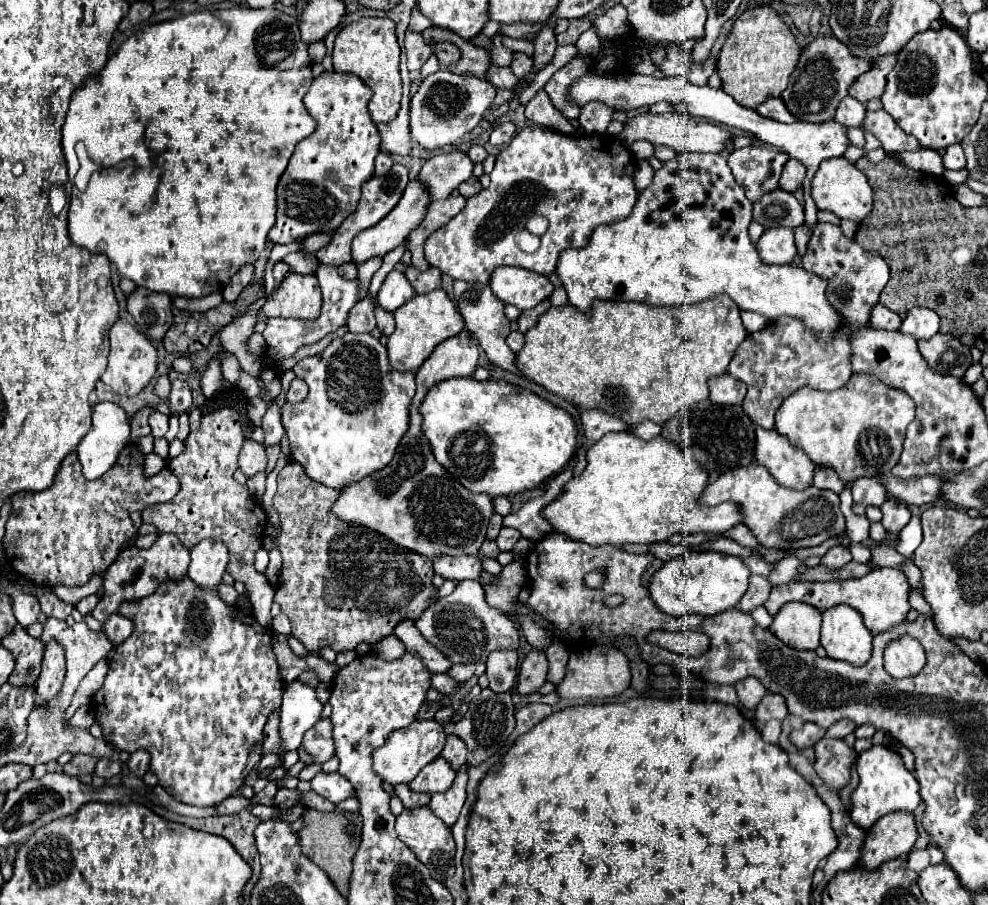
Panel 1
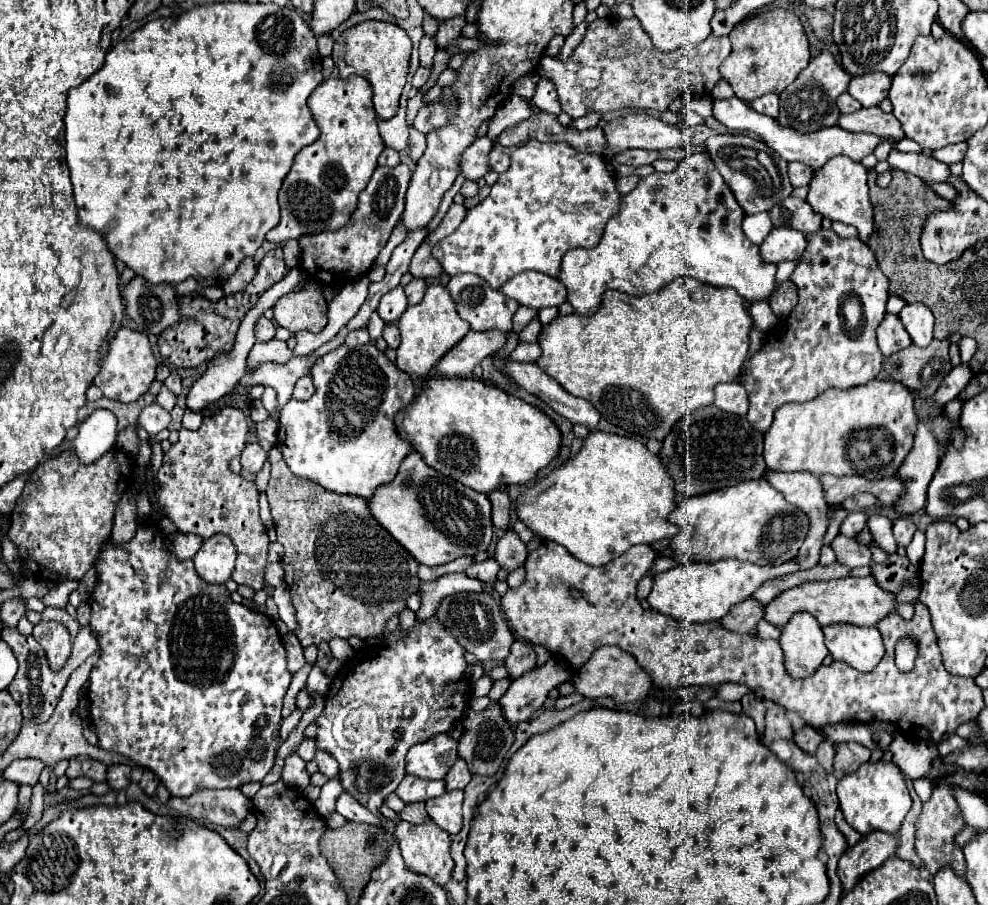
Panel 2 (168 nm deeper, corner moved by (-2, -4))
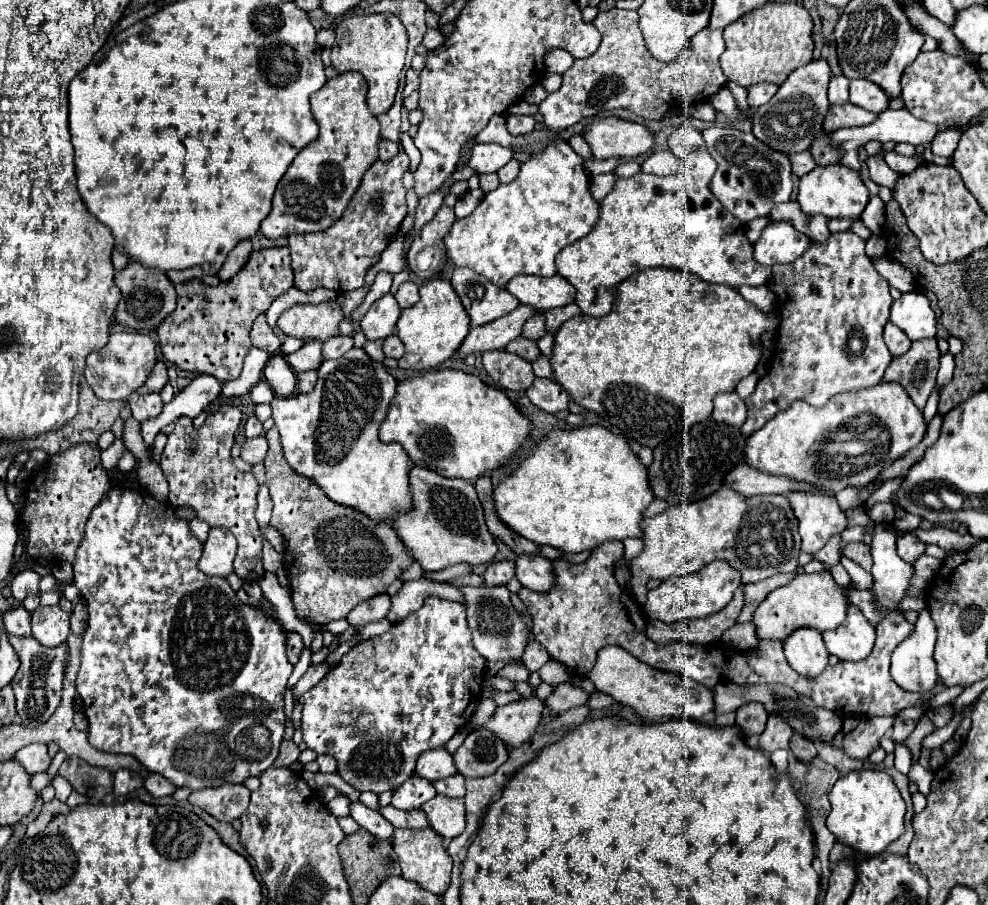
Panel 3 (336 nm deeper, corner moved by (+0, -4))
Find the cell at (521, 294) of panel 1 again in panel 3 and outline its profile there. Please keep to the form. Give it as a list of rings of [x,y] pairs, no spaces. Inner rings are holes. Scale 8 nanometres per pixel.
[[[520,274],[508,282],[506,290],[514,294],[522,304],[540,312],[572,304],[576,296],[574,286],[558,274],[552,278]]]

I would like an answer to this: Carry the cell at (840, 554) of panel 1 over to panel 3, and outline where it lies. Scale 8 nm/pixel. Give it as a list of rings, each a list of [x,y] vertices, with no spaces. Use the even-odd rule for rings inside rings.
[[[852,542],[852,544],[846,544],[846,546],[842,548],[842,556],[850,558],[850,560],[856,562],[858,566],[862,566],[864,570],[870,570],[870,568],[872,568],[870,546],[864,544],[864,542]]]

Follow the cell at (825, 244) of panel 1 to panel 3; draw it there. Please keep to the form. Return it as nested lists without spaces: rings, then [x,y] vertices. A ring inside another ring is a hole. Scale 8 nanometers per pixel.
[[[838,232],[830,234],[826,242],[812,242],[806,248],[804,256],[794,260],[794,264],[778,264],[772,268],[772,278],[768,282],[770,290],[776,294],[780,302],[780,336],[774,346],[772,358],[768,362],[766,376],[758,380],[756,390],[744,400],[748,408],[748,418],[742,426],[742,434],[750,436],[758,428],[762,428],[770,418],[774,418],[782,408],[786,408],[794,400],[806,400],[812,406],[824,406],[834,394],[854,392],[860,388],[876,386],[892,356],[882,340],[884,324],[890,316],[892,296],[888,292],[888,282],[874,270],[870,258],[864,252],[864,240],[856,234]],[[850,336],[864,336],[864,346],[860,352],[850,352],[848,340]]]

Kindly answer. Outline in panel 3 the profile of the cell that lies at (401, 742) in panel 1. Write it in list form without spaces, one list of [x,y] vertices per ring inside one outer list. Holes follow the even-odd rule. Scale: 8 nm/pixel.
[[[444,746],[424,752],[416,764],[416,774],[426,780],[432,780],[432,782],[440,780],[440,778],[448,778],[454,772],[456,772],[456,766],[454,766],[452,754]]]

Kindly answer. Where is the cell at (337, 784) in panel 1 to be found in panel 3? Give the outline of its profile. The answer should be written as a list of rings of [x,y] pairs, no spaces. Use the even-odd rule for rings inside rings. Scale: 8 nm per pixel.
[[[352,802],[350,804],[350,816],[356,820],[356,824],[360,828],[368,830],[376,838],[392,838],[394,828],[388,824],[388,820],[382,818],[380,812],[370,810],[368,806],[364,806],[362,802]]]

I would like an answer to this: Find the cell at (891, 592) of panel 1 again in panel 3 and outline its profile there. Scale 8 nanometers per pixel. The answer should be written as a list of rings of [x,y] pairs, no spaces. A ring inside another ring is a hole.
[[[820,572],[820,574],[798,574],[790,584],[780,586],[772,590],[766,600],[756,608],[754,612],[754,624],[756,624],[756,634],[760,640],[766,638],[776,638],[784,640],[788,634],[796,628],[808,626],[816,628],[820,632],[834,630],[840,626],[840,622],[846,618],[846,612],[850,608],[848,594],[854,590],[854,584],[848,586],[838,586],[830,572]]]

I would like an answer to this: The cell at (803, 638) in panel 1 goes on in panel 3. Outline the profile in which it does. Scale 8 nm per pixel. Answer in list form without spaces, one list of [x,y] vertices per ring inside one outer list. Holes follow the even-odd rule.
[[[798,628],[784,640],[784,654],[800,676],[818,676],[828,666],[828,652],[822,636],[814,628]]]

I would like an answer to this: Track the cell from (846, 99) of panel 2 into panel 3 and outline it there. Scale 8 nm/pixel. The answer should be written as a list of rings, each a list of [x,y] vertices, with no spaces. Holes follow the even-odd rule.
[[[834,76],[830,80],[828,100],[830,100],[830,104],[846,104],[848,102],[848,78]]]

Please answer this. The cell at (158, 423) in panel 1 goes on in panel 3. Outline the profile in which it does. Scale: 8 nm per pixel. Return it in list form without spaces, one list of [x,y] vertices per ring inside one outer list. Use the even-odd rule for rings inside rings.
[[[160,394],[136,396],[136,398],[130,402],[132,416],[134,416],[138,422],[152,420],[154,416],[160,416],[160,412],[162,412],[162,404],[164,404],[164,402],[162,402]]]

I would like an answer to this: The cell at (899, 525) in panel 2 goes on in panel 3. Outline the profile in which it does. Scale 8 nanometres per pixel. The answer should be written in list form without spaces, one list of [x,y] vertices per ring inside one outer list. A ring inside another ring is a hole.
[[[910,532],[898,536],[898,554],[902,560],[912,564],[918,556],[922,556],[922,552],[924,552],[924,544],[920,544],[918,536],[914,536]]]

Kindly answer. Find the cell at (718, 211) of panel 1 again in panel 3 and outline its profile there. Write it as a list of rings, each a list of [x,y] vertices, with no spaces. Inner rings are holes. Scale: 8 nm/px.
[[[685,121],[682,128],[670,134],[668,146],[676,158],[680,158],[680,172],[664,178],[646,172],[638,172],[630,178],[618,178],[614,190],[600,202],[602,210],[598,226],[590,236],[566,246],[556,256],[557,273],[576,288],[576,304],[588,316],[606,316],[612,310],[610,304],[616,284],[646,268],[684,268],[706,282],[728,284],[732,288],[766,284],[766,266],[752,258],[752,244],[746,238],[742,222],[734,220],[734,216],[730,216],[730,212],[726,212],[720,200],[710,192],[710,180],[718,166],[708,154],[700,130]]]

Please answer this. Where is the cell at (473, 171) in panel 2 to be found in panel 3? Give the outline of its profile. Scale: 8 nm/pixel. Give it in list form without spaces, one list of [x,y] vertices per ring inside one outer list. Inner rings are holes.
[[[476,144],[470,154],[470,168],[476,174],[490,174],[502,168],[512,158],[512,150],[500,144]]]

